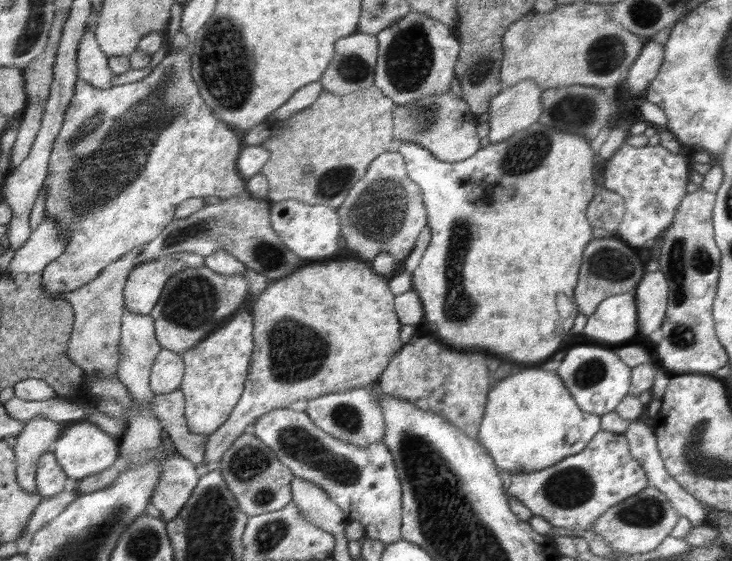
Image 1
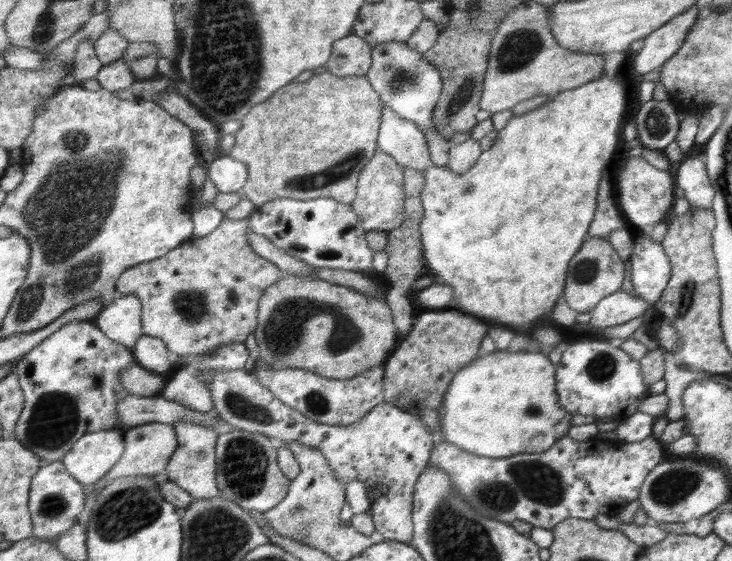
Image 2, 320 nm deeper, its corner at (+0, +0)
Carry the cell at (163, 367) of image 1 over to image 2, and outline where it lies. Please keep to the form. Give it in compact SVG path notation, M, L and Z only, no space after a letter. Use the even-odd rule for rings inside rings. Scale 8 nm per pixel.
M144 335L131 349L136 356L136 364L148 371L170 376L176 369L168 361L169 351L160 338Z

